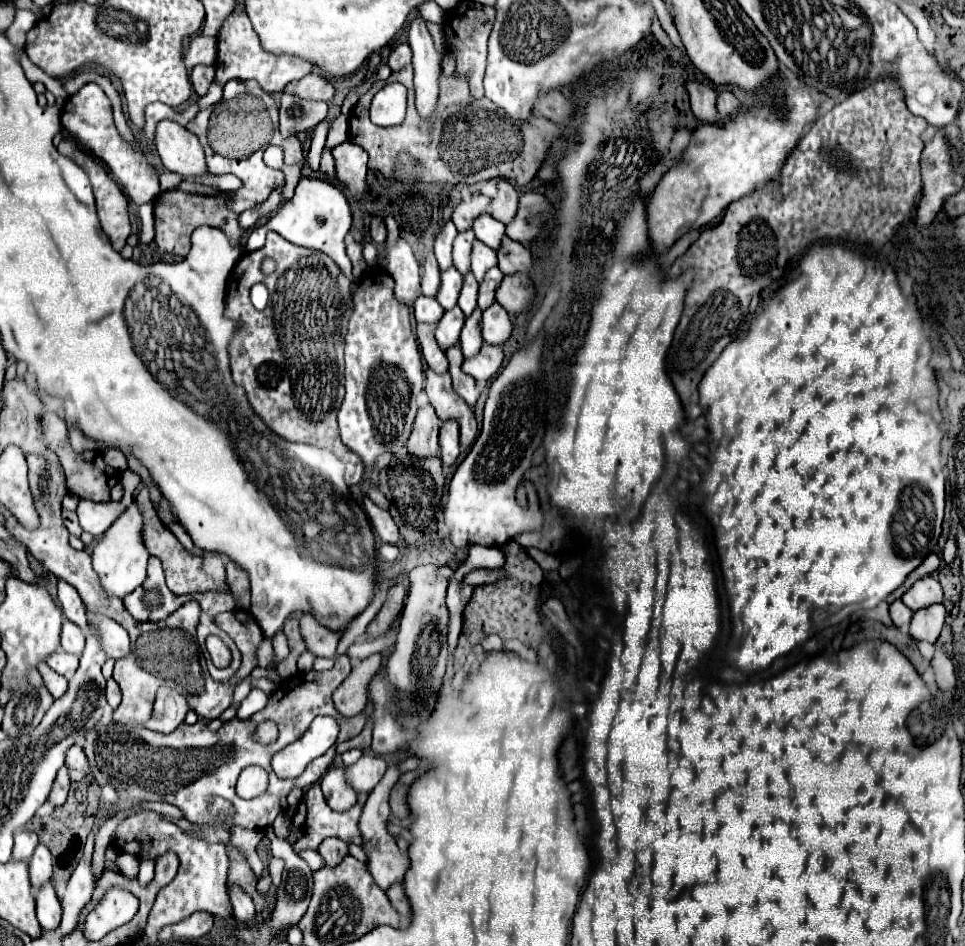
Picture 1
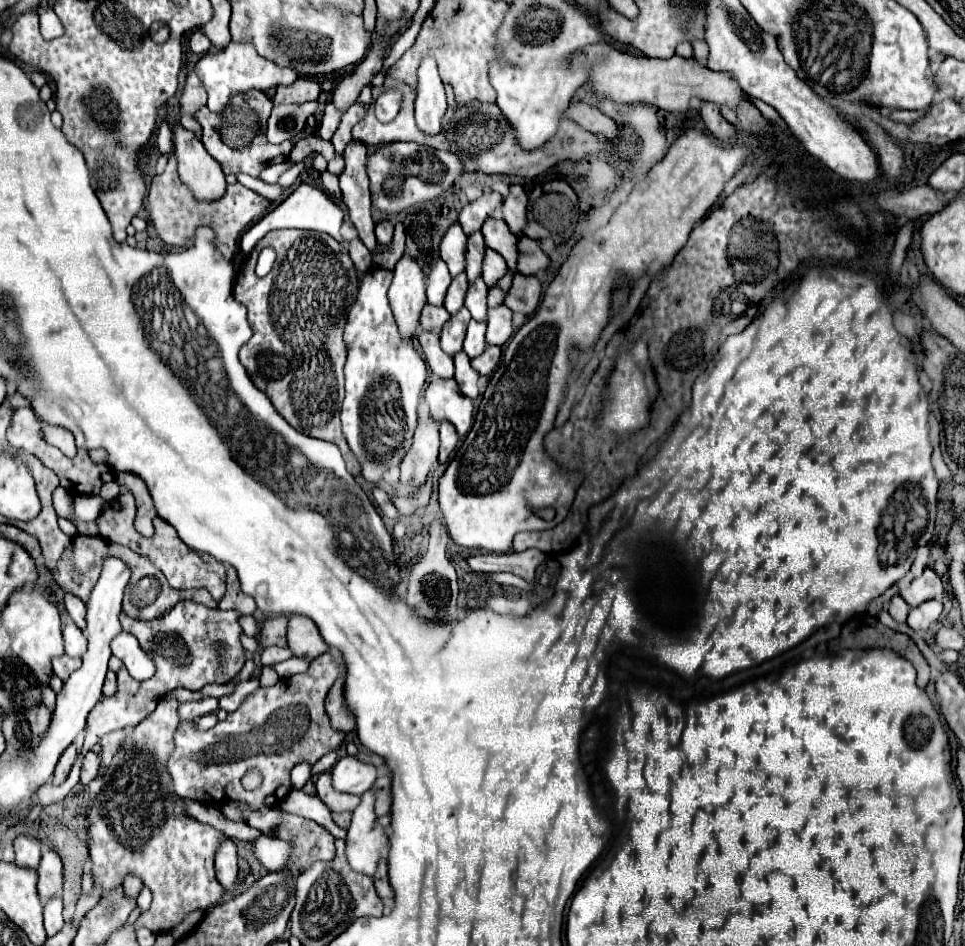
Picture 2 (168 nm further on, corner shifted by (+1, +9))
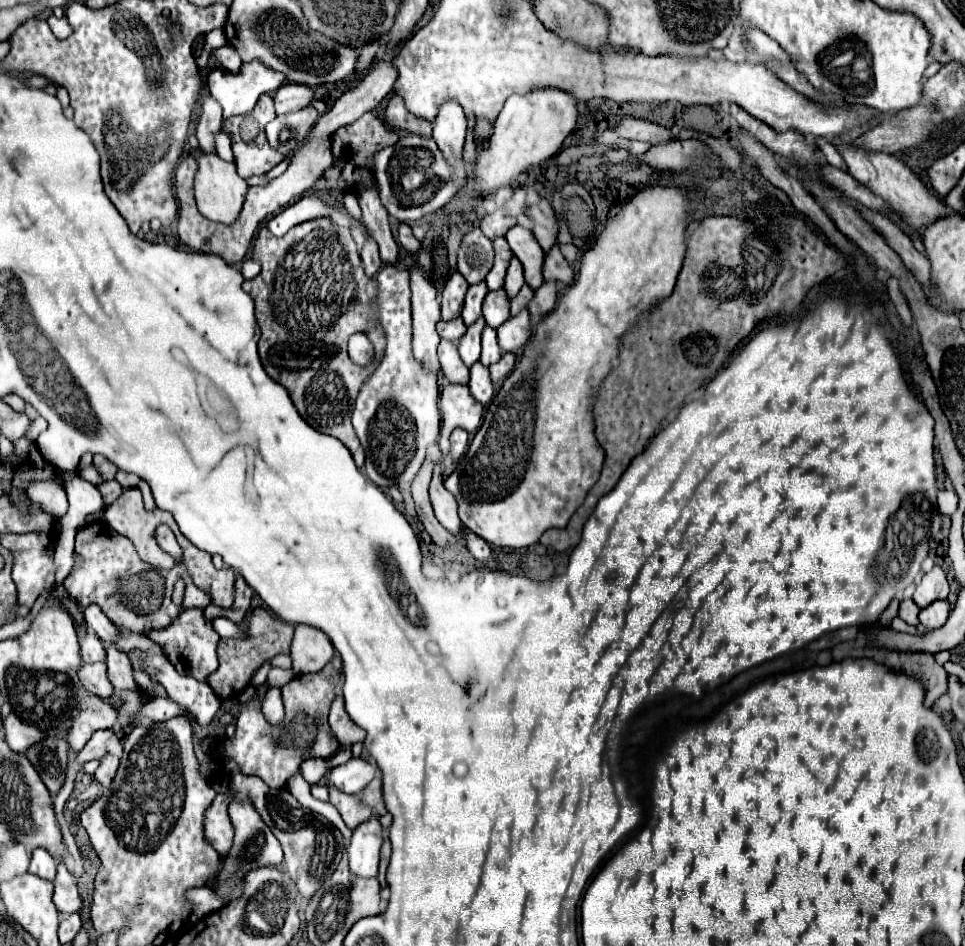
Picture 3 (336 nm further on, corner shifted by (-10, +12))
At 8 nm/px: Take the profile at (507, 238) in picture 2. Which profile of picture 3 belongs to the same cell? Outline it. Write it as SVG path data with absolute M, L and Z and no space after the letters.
M520 225L512 227L506 233L506 241L510 243L514 255L520 259L520 263L524 265L524 277L526 283L536 289L544 283L542 279L542 265L544 265L544 251L542 247L536 243L536 237L532 235L530 229L524 229Z

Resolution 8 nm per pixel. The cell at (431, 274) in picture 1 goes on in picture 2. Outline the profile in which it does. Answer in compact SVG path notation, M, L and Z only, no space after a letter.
M439 258L431 264L431 272L427 278L427 302L441 306L449 284L451 284L451 274L449 274L445 262Z

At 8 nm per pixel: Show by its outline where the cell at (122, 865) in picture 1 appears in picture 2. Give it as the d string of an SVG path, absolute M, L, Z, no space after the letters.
M125 876L125 882L123 882L123 888L125 888L125 894L131 896L131 898L137 898L139 896L139 890L141 890L143 882L137 878L137 876Z

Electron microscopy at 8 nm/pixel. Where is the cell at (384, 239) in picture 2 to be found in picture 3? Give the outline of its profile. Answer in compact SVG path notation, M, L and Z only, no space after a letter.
M400 225L400 229L398 229L398 243L406 249L406 251L410 251L410 253L416 253L422 245L420 245L420 241L412 235L412 229L410 229L410 225Z

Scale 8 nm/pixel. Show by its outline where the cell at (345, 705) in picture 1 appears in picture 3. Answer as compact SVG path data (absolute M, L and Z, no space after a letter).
M336 697L330 709L330 729L336 735L340 747L352 747L354 743L362 743L366 737L366 731L358 727L344 709L344 699Z

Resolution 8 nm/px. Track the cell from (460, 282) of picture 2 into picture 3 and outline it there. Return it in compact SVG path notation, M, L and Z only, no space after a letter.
M484 281L470 285L470 289L466 293L464 309L462 309L462 319L466 325L472 325L478 317L482 317L482 303L484 303L486 295L488 295L488 287Z

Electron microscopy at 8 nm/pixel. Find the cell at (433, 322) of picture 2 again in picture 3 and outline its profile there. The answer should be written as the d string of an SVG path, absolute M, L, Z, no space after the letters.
M456 317L452 321L442 321L440 319L440 323L438 323L438 335L446 341L452 341L452 343L458 343L460 337L464 335L464 331L466 331L466 325L460 317Z

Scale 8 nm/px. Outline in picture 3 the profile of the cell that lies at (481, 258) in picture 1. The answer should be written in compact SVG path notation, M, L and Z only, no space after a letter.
M514 257L514 259L510 261L510 267L508 267L508 271L506 271L506 283L504 283L504 289L506 289L508 297L510 297L510 299L512 299L512 297L516 297L522 285L524 285L522 263L520 263L520 261Z

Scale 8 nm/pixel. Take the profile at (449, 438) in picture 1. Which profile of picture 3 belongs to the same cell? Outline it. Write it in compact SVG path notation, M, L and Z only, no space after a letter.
M454 429L452 431L452 437L450 437L450 443L452 443L450 455L452 455L454 461L458 461L464 455L466 447L468 447L468 433L462 431L462 429Z

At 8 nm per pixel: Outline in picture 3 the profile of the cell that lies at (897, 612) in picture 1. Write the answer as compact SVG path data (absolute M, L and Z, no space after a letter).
M904 599L904 601L900 601L900 611L898 611L898 617L900 619L904 619L908 625L914 625L914 627L918 627L920 625L920 621L918 621L918 605L912 601L912 599Z

